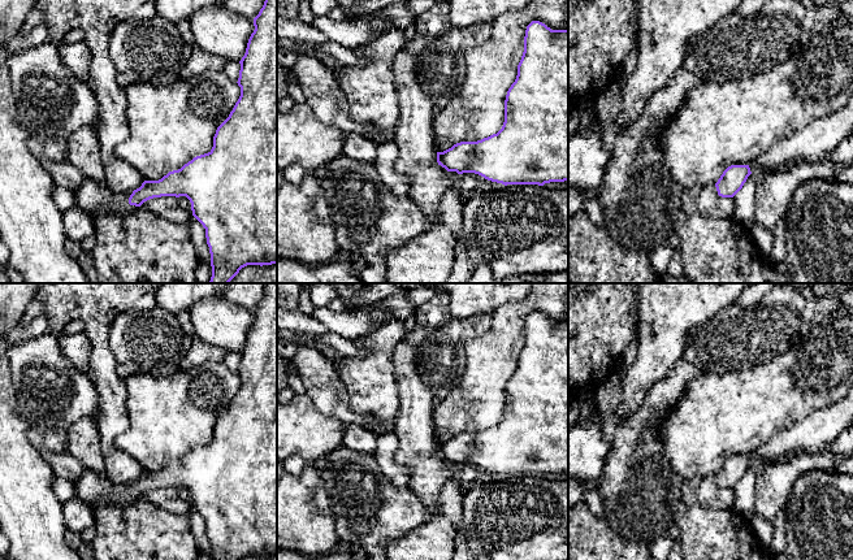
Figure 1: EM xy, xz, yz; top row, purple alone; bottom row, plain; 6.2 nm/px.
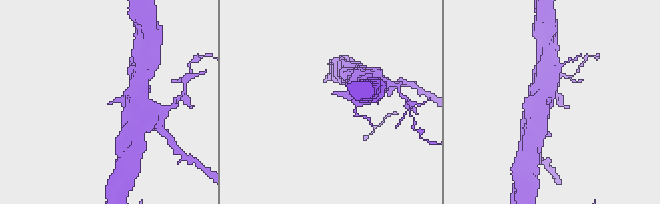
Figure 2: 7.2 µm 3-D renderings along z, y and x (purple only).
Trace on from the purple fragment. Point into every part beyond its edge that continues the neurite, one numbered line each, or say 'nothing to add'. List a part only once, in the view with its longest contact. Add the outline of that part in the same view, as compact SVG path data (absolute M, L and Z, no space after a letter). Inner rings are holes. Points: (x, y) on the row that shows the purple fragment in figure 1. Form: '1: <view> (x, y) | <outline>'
1: xy (125, 207) | M125 200L122 204L120 204L117 208L107 208L107 209L82 209L86 212L91 218L96 218L99 214L108 214L108 213L114 213L114 214L125 214L133 209L135 209L135 205L130 205L129 200Z

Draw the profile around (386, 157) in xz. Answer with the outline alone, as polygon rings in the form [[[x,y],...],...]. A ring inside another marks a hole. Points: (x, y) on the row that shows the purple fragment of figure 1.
[[[394,140],[376,143],[377,157],[374,160],[374,170],[378,173],[381,182],[395,195],[407,196],[410,190],[410,179],[395,172],[398,160],[398,147]]]

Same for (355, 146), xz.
[[[346,133],[343,138],[342,153],[373,168],[377,157],[376,143],[368,140],[363,135]]]

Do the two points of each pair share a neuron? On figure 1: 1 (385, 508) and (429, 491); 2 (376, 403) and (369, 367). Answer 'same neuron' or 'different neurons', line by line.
1: different neurons
2: same neuron

